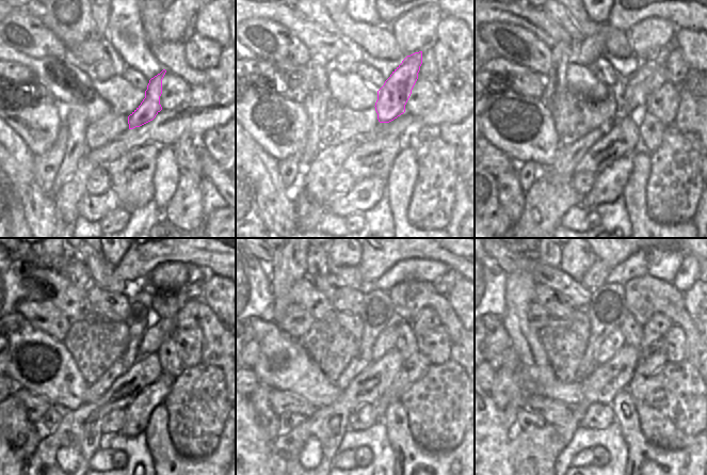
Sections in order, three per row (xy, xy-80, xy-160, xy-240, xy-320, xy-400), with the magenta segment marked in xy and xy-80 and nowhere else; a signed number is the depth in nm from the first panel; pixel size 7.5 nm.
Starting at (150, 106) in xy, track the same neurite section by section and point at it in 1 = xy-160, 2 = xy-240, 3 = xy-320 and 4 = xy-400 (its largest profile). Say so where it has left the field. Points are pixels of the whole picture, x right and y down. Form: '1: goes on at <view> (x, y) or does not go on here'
1: goes on at xy-160 (647, 67)
2: goes on at xy-240 (194, 290)
3: goes on at xy-320 (444, 284)
4: goes on at xy-400 (688, 273)

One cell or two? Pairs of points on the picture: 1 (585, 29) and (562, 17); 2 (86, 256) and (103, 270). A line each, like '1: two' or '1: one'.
1: two
2: one

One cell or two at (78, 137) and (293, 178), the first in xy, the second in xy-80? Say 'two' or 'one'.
two

